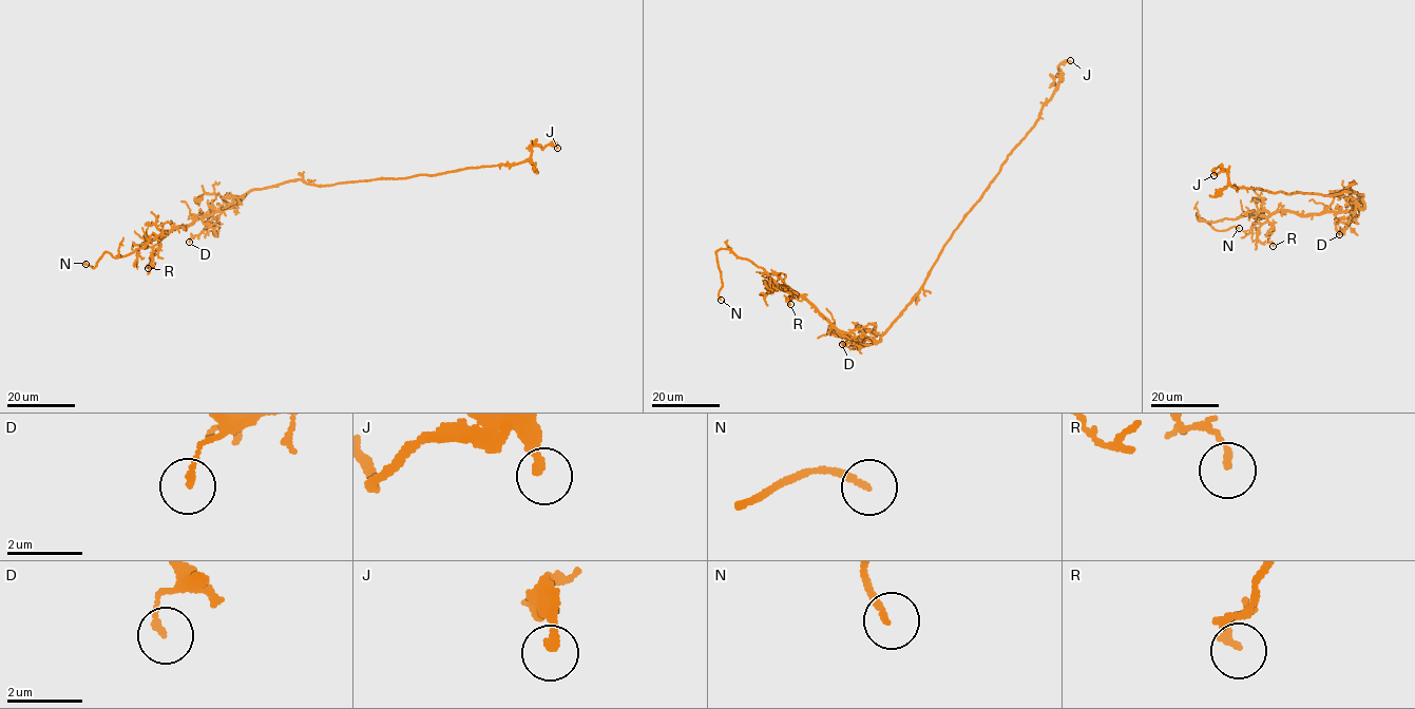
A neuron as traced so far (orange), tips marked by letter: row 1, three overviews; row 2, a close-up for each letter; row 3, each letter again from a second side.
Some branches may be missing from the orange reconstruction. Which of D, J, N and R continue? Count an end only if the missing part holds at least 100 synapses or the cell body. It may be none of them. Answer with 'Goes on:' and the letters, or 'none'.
Goes on: N

